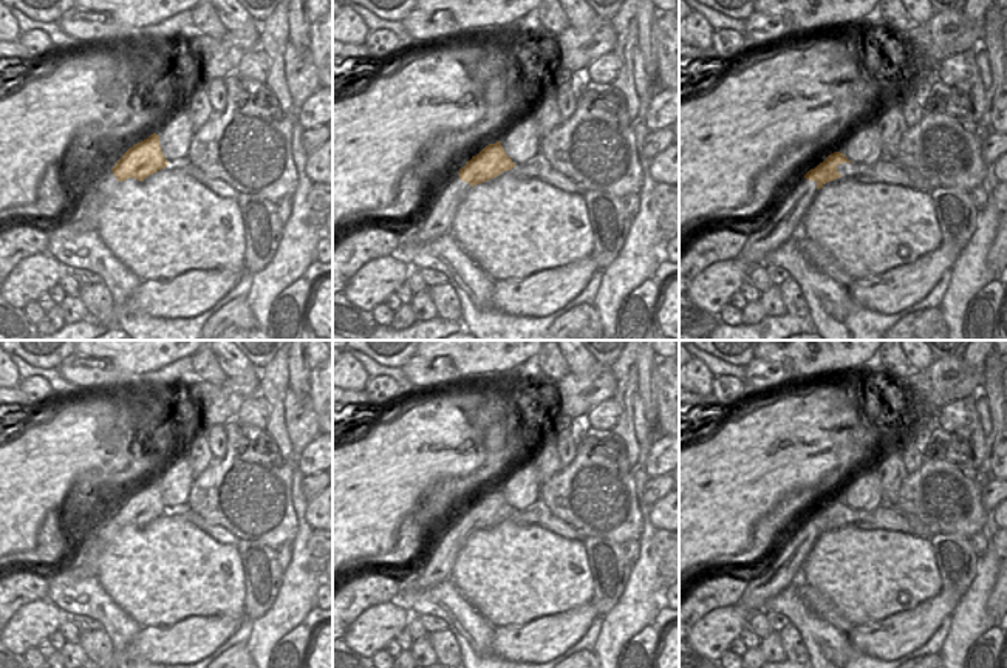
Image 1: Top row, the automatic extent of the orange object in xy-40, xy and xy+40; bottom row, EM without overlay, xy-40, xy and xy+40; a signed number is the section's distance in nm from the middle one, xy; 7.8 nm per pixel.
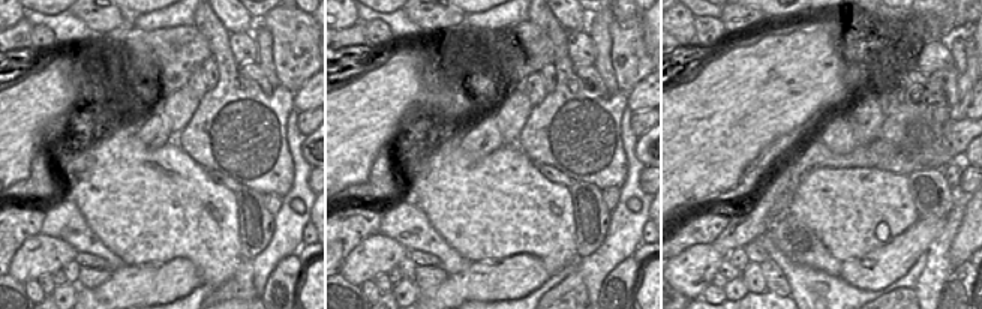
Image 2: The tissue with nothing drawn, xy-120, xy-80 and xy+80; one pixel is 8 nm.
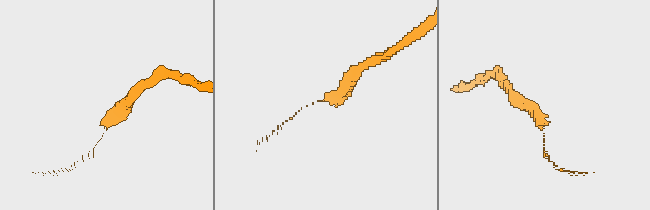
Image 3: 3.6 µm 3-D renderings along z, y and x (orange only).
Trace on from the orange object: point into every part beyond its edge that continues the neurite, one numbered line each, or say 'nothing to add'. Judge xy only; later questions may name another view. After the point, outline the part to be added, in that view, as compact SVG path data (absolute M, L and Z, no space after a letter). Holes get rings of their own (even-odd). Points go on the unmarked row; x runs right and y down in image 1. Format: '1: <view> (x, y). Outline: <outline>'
1: xy (436, 568). Outline: M455 520L433 544L427 560L413 572L401 577L402 592L424 592L450 578L455 560L472 532Z

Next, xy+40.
1: xy+40 (786, 566). Outline: M804 523L783 543L783 547L764 572L747 578L747 588L739 600L739 608L753 614L763 611L764 603L784 591L801 575L801 566L817 541L817 527Z

